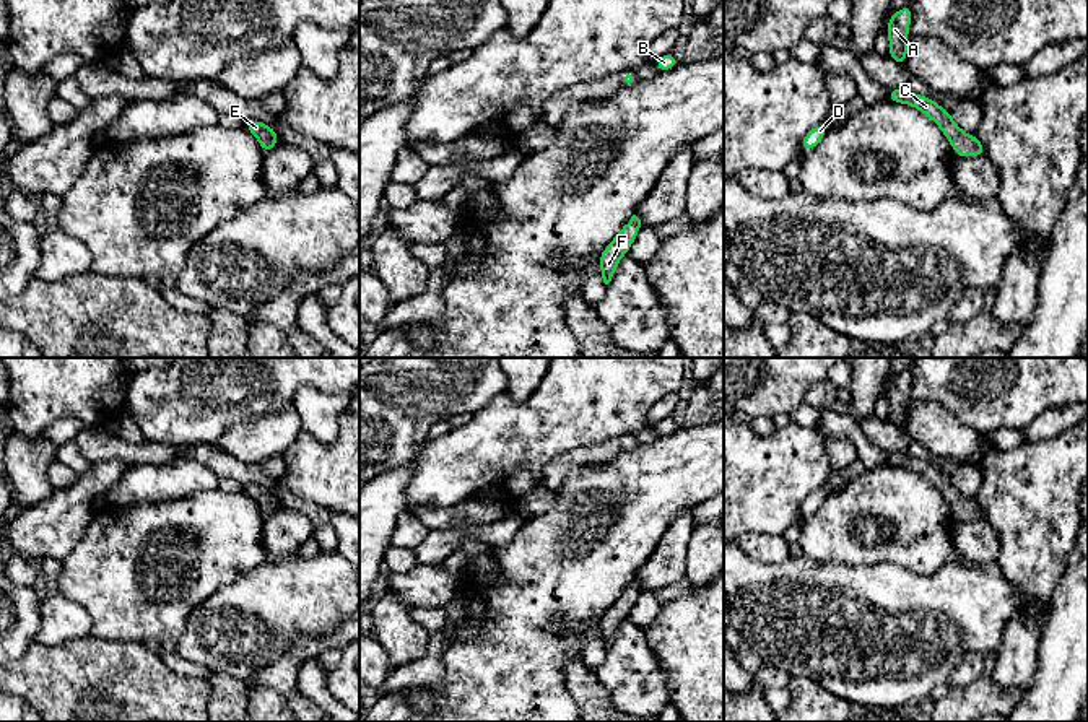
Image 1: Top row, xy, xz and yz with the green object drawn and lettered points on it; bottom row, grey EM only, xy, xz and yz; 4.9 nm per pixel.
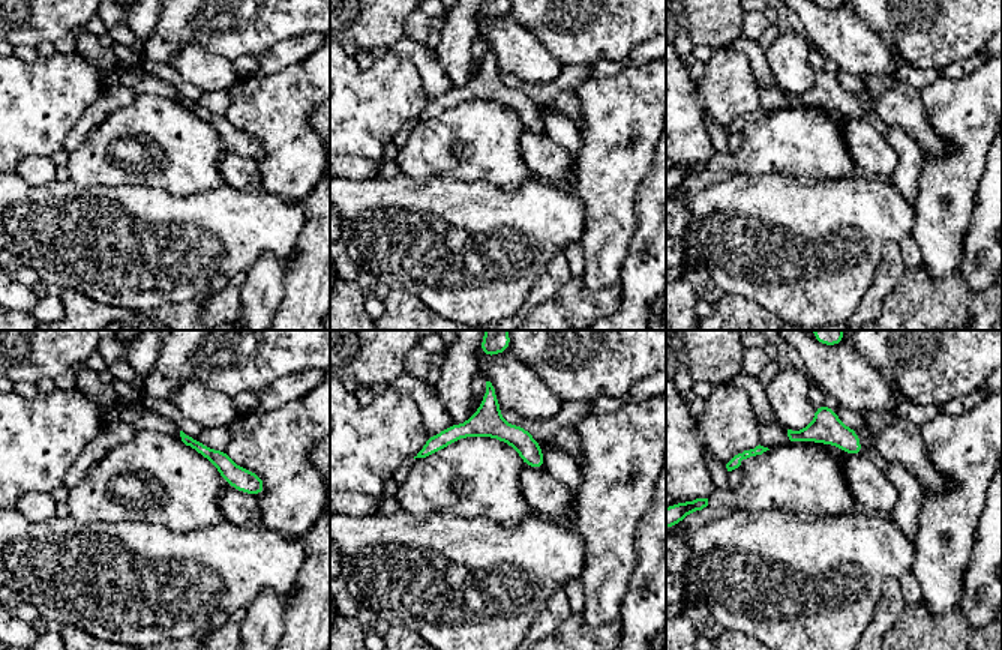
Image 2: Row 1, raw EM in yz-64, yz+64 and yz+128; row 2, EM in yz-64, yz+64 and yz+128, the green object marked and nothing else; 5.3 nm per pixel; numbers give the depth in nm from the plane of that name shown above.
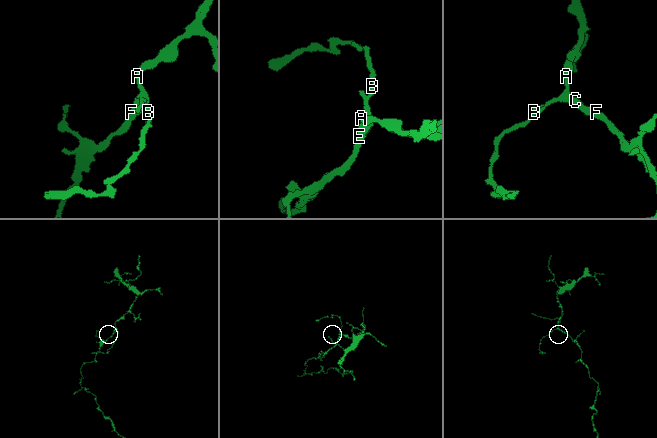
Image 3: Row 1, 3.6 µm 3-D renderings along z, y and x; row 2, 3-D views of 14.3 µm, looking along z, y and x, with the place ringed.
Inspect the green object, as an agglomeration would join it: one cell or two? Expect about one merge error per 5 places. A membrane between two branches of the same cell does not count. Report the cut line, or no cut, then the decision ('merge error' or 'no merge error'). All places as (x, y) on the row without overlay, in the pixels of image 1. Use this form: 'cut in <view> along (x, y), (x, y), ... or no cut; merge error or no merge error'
no cut; no merge error

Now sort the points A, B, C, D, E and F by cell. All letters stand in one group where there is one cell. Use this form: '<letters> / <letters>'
A B C D E F

